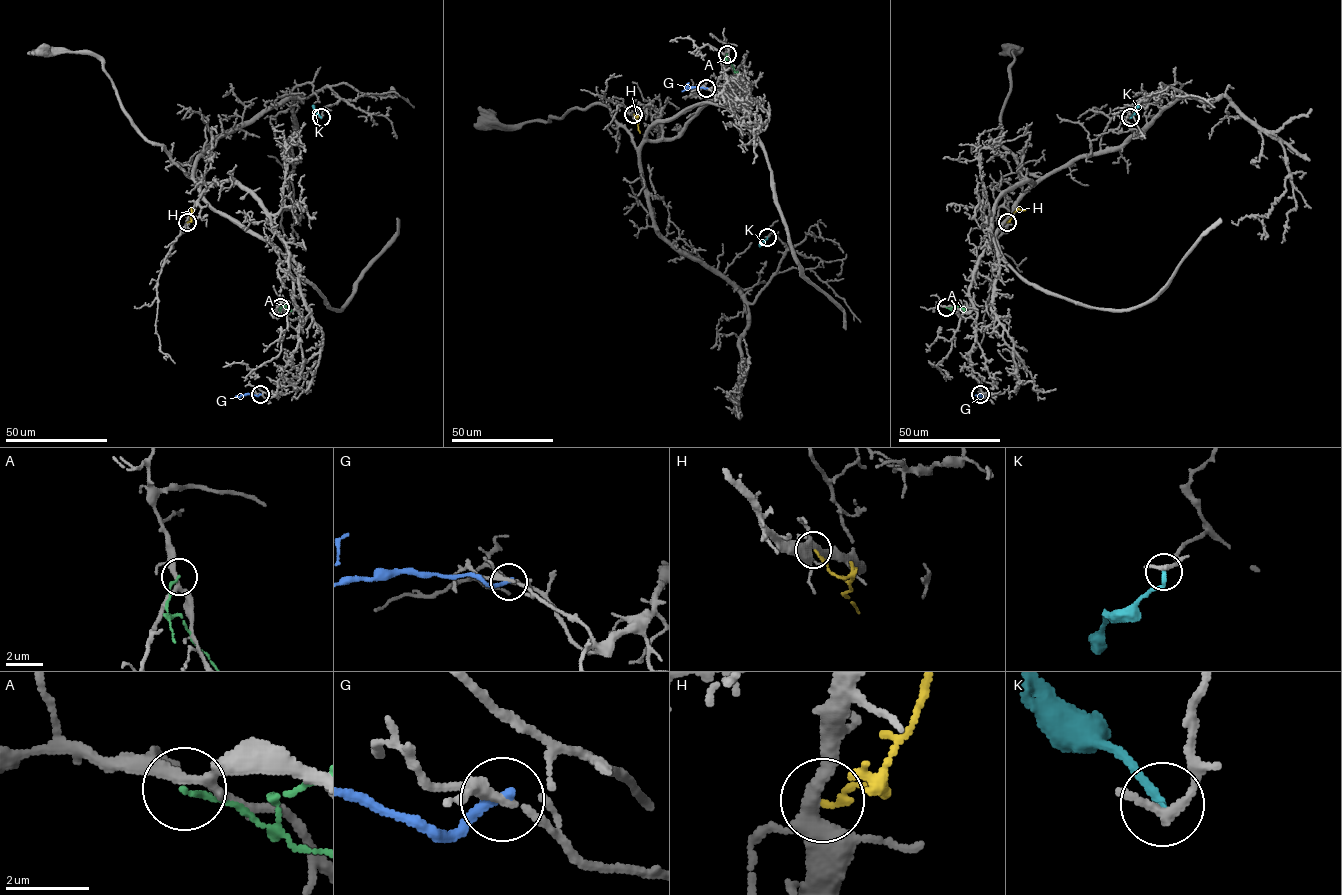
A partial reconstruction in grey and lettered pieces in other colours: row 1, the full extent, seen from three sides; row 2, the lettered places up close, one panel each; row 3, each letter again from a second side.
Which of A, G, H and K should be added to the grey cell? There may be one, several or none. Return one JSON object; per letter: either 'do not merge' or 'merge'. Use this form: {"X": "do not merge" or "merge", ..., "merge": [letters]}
{"A": "do not merge", "G": "do not merge", "H": "do not merge", "K": "do not merge", "merge": []}

